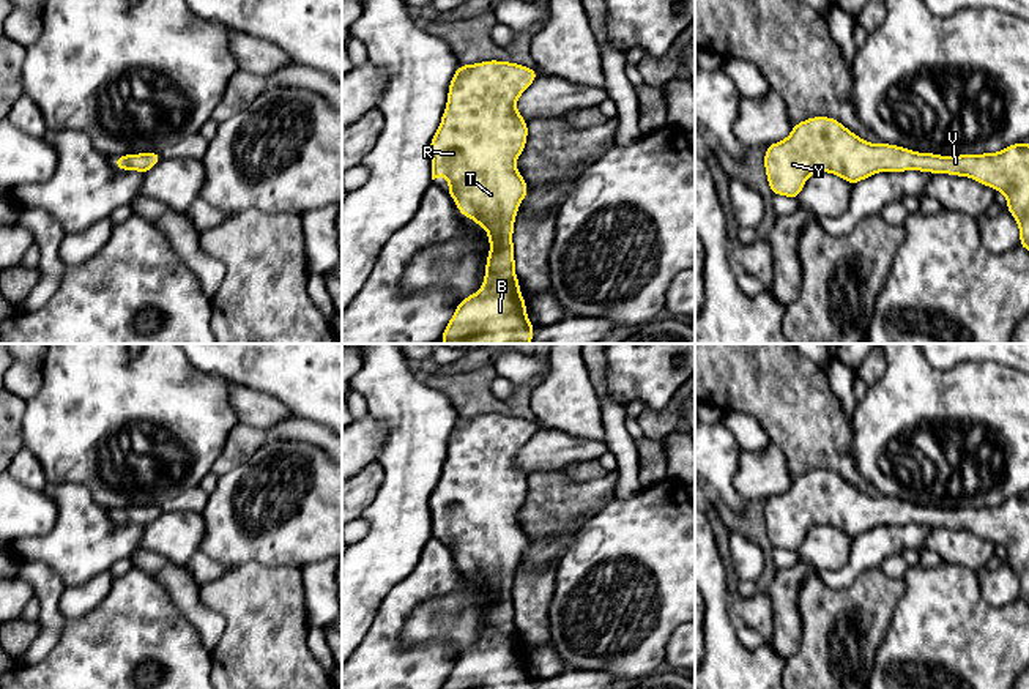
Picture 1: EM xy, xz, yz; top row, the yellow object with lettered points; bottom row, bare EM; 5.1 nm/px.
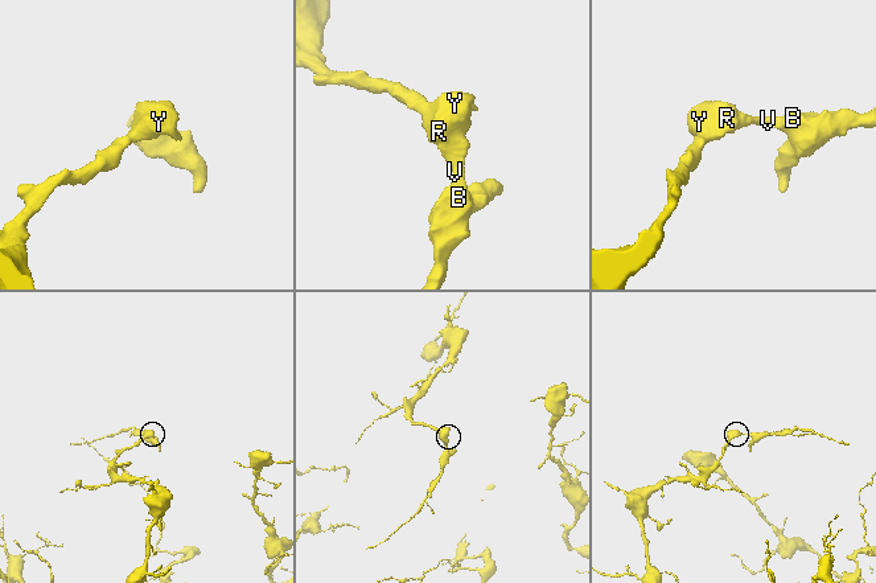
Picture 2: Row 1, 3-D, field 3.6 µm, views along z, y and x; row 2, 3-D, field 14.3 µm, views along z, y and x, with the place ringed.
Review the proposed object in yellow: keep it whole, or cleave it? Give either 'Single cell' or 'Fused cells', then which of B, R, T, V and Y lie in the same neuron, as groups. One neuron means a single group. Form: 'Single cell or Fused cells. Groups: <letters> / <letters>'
Single cell. Groups: B R T V Y

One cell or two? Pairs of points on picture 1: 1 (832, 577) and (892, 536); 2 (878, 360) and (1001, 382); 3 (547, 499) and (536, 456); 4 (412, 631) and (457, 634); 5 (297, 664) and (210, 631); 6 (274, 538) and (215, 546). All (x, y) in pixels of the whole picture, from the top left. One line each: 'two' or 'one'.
1: one
2: two
3: two
4: one
5: two
6: one

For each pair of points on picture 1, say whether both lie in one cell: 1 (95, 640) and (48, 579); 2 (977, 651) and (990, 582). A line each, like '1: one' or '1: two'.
1: two
2: two

